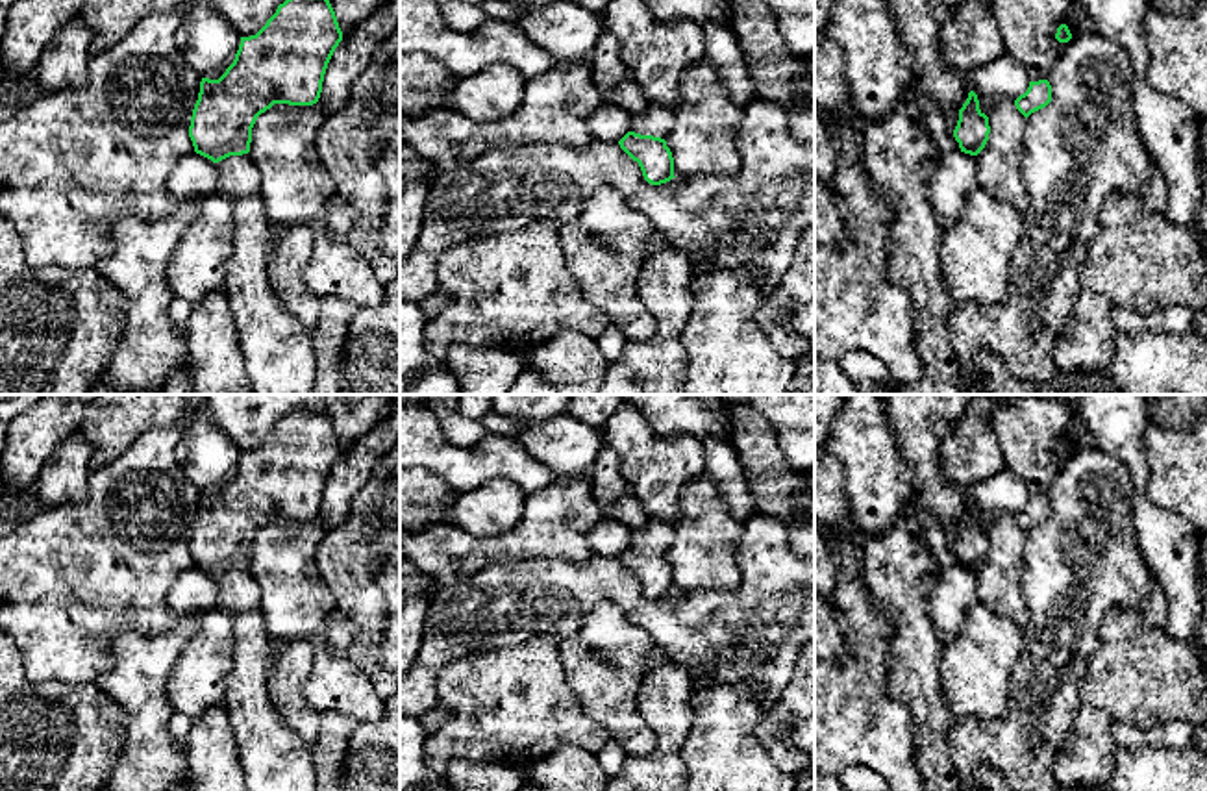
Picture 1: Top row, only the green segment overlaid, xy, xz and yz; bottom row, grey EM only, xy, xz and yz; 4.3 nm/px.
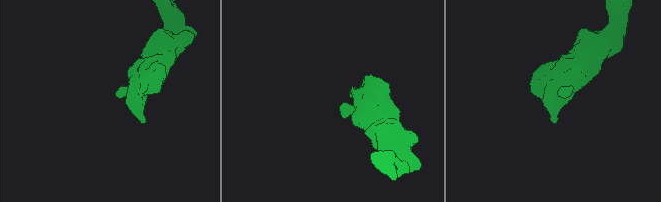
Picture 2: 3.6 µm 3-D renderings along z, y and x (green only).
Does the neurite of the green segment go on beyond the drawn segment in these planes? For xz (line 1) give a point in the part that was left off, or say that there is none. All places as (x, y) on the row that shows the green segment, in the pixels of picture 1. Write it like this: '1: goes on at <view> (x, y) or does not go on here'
1: goes on at xz (658, 119)

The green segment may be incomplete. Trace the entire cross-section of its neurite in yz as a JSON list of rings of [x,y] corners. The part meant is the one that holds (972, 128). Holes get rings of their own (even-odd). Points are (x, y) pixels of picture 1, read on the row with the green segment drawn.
[[[974,91],[968,93],[966,102],[959,109],[959,120],[953,137],[961,152],[977,156],[989,141],[989,117],[979,109],[979,100]]]

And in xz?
[[[652,102],[631,119],[631,130],[618,141],[620,148],[639,163],[642,176],[652,185],[670,182],[674,157],[666,135],[674,126],[674,109]]]

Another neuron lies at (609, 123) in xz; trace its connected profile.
[[[602,102],[589,119],[589,130],[594,141],[618,143],[628,132],[631,132],[631,113],[618,107],[613,102]]]

